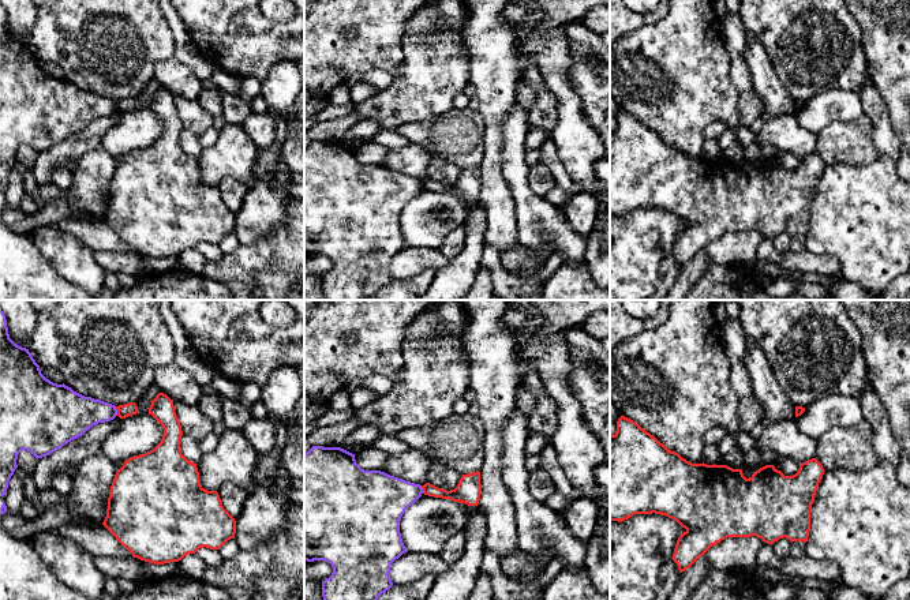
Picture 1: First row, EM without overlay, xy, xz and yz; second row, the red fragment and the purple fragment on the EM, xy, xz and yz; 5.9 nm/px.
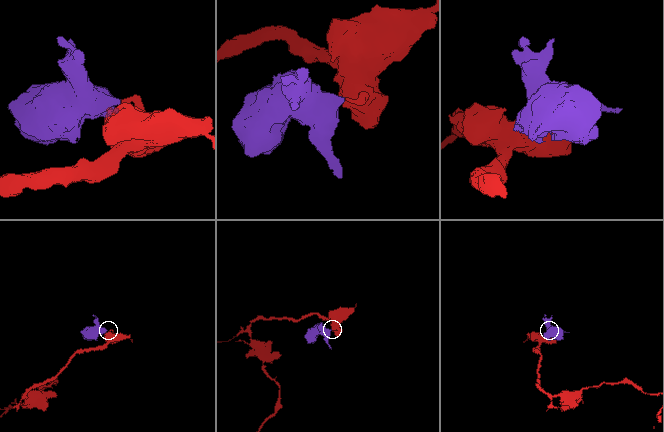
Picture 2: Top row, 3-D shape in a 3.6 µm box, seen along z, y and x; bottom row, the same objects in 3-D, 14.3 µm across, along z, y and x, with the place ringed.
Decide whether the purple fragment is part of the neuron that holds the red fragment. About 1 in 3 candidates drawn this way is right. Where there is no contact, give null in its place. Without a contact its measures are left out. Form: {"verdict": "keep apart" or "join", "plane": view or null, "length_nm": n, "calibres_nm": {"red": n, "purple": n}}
{"verdict": "keep apart", "plane": "xy", "length_nm": 60, "calibres_nm": {"red": 80, "purple": 240}}

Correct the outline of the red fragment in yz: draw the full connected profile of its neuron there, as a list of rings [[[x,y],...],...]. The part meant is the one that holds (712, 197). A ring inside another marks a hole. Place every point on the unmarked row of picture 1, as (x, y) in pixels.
[[[621,110],[617,116],[617,127],[610,130],[610,215],[622,217],[634,209],[662,209],[677,215],[686,225],[678,232],[673,255],[679,267],[689,263],[712,240],[727,232],[756,230],[767,239],[779,233],[808,236],[810,225],[810,207],[819,177],[824,169],[823,160],[816,154],[799,158],[793,170],[784,170],[774,160],[765,160],[746,173],[742,164],[727,160],[692,158],[678,147],[669,145],[655,131],[641,123],[633,115]]]

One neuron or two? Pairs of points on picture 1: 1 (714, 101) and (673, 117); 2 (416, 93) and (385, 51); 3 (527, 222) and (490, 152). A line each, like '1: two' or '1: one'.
1: one
2: two
3: two

